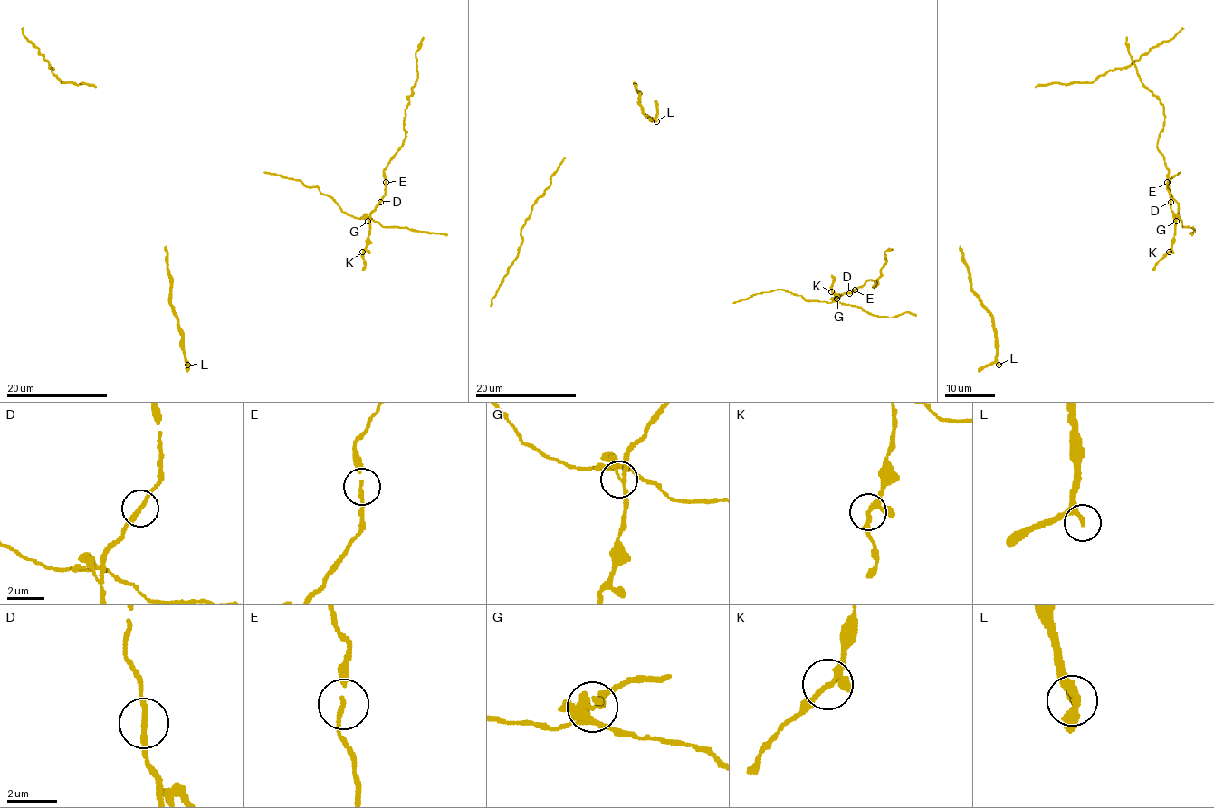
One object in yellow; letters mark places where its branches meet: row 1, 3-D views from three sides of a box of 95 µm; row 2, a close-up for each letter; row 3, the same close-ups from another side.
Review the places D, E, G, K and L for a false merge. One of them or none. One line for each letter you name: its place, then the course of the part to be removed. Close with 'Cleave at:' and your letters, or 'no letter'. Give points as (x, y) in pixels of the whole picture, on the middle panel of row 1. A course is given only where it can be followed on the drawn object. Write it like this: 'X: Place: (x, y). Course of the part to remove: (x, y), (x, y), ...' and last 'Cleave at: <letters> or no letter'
G: Place: (836, 299). Course of the part to remove: (836, 299), (836, 301), (807, 301), (800, 295), (779, 289), (755, 294), (733, 302)
Cleave at: G

